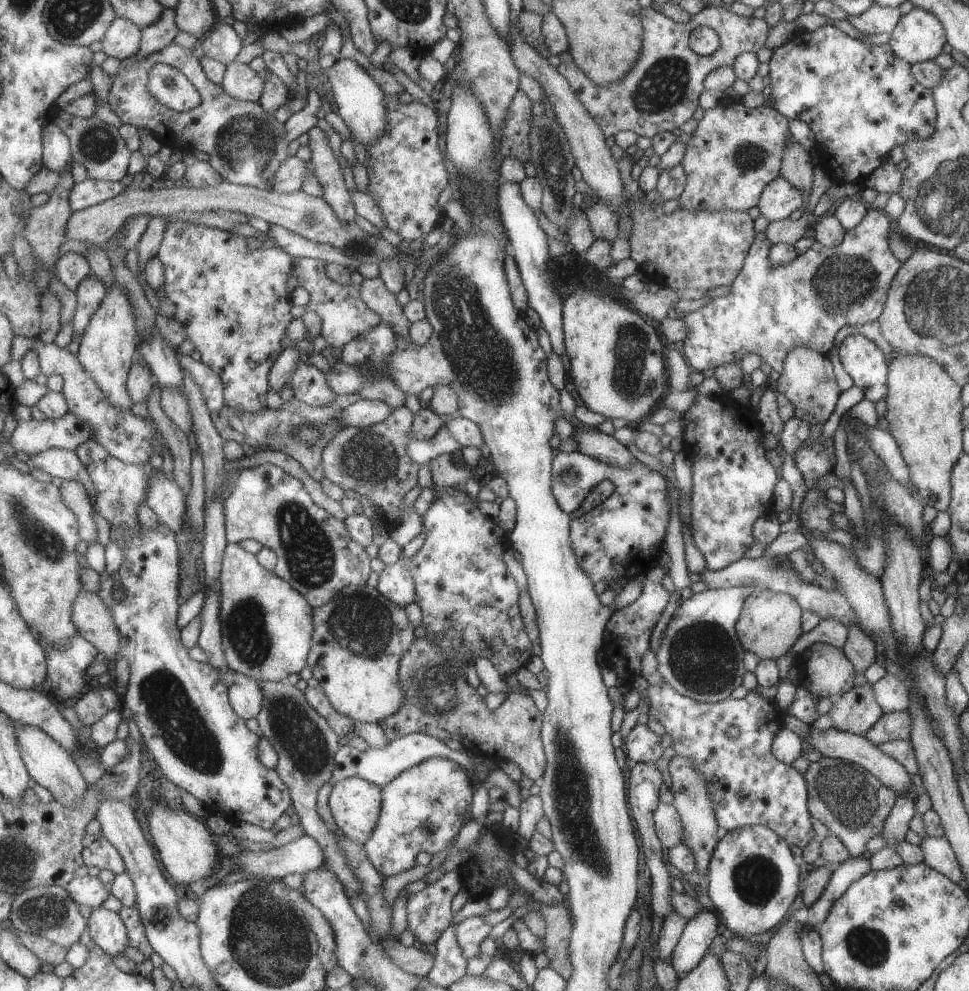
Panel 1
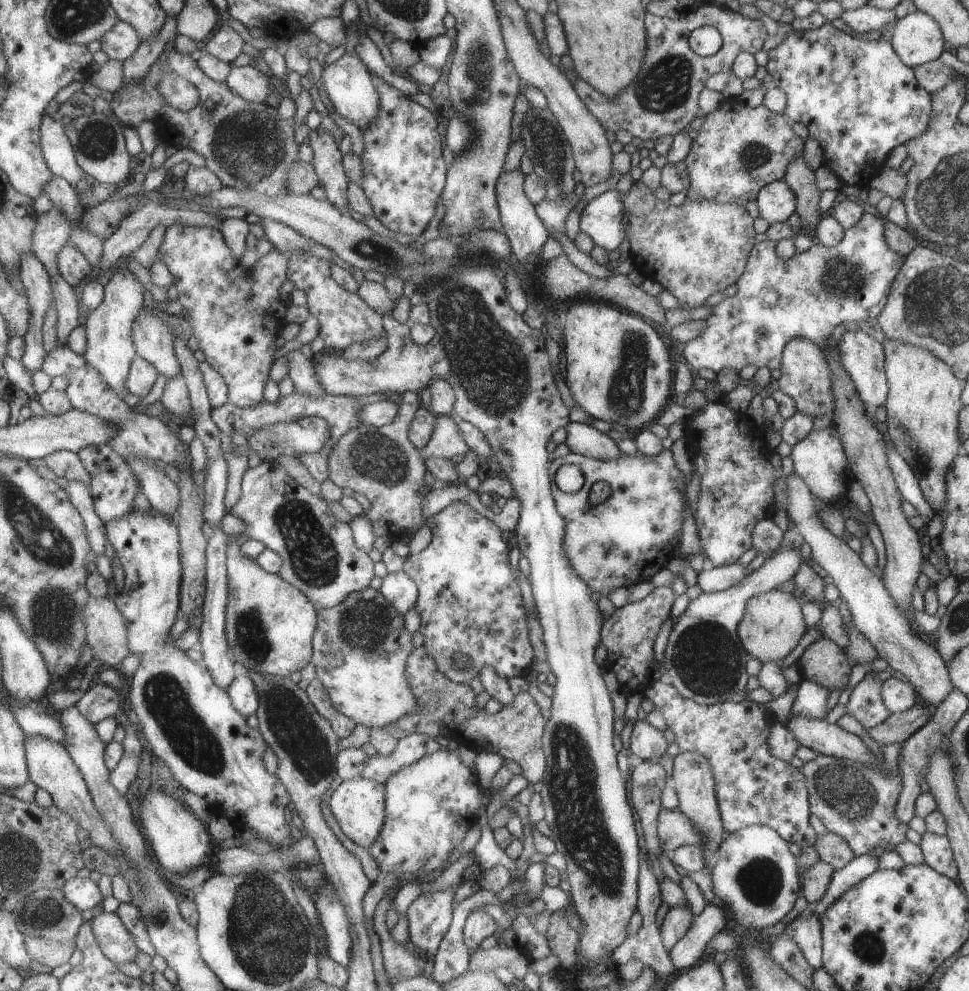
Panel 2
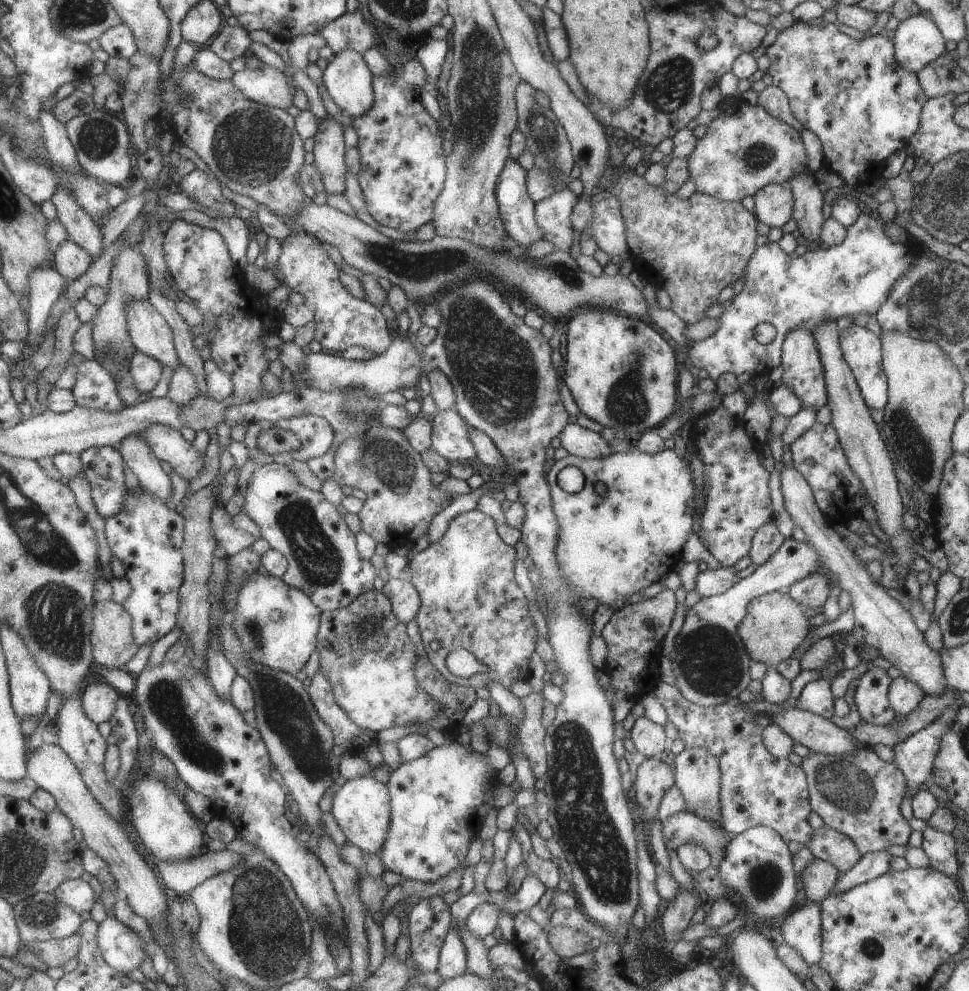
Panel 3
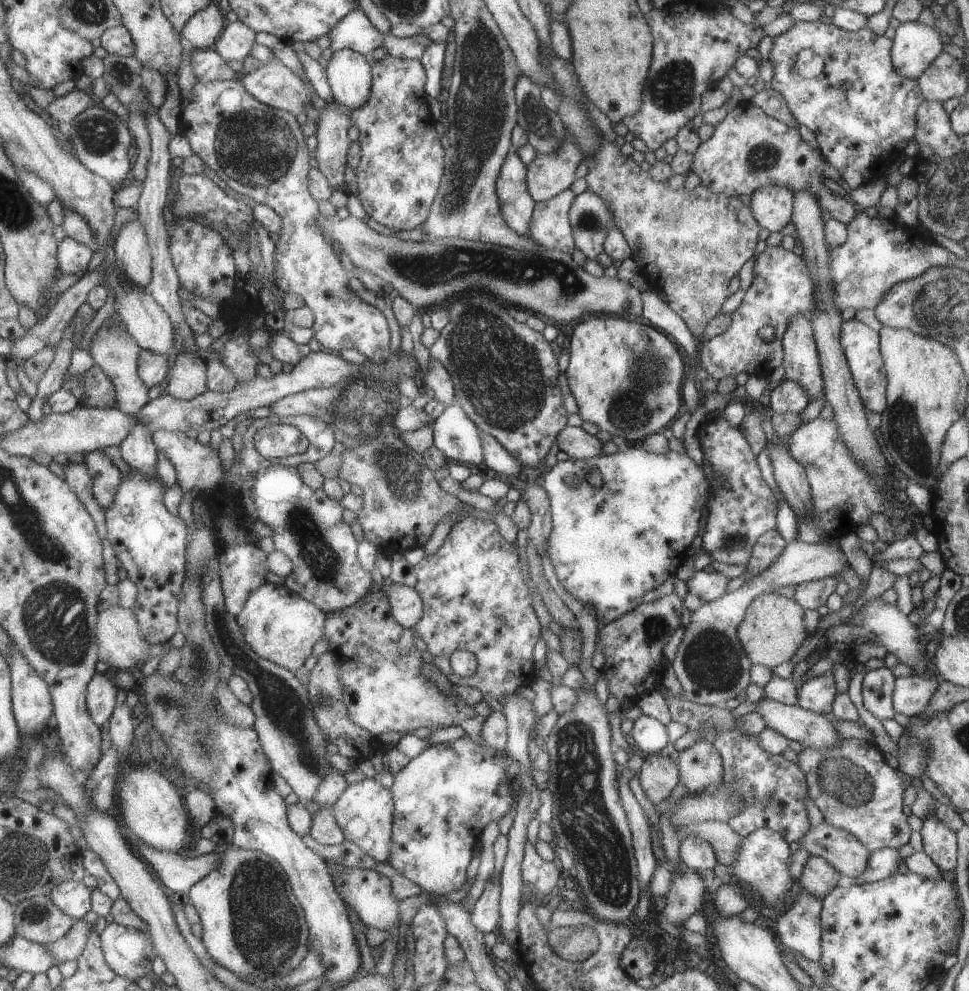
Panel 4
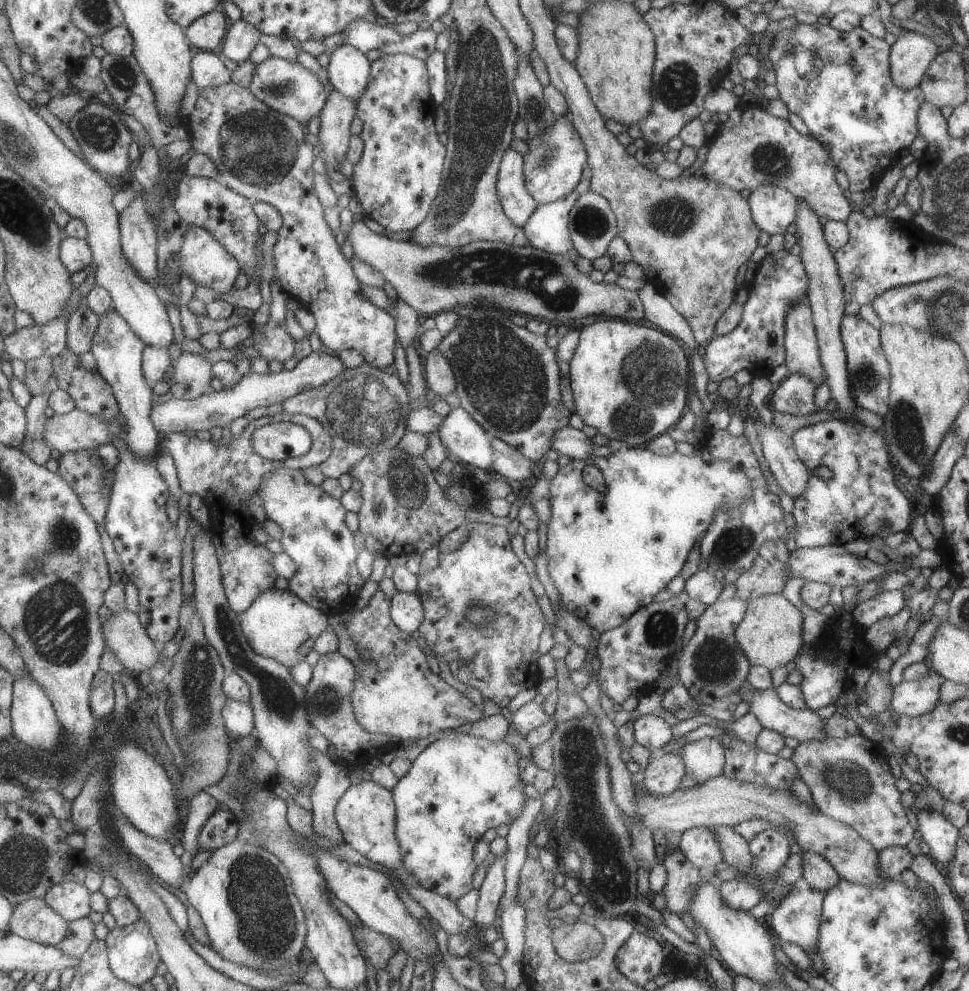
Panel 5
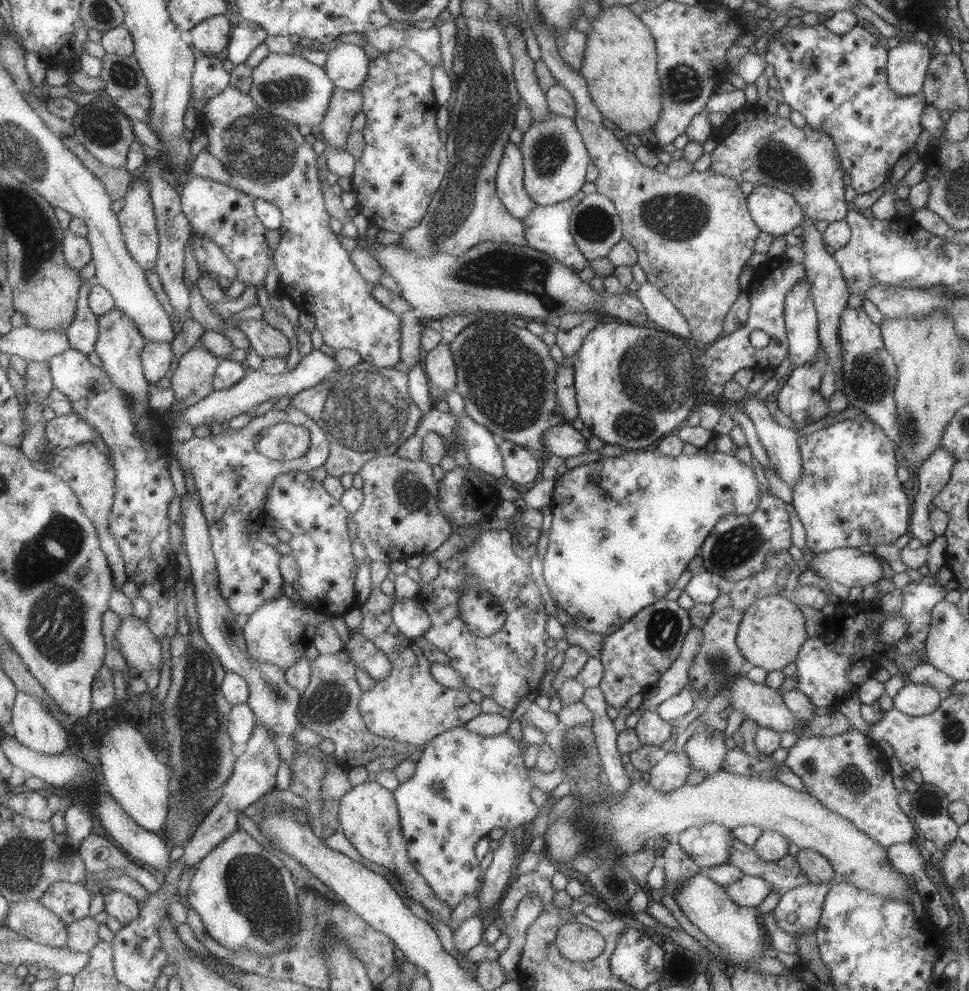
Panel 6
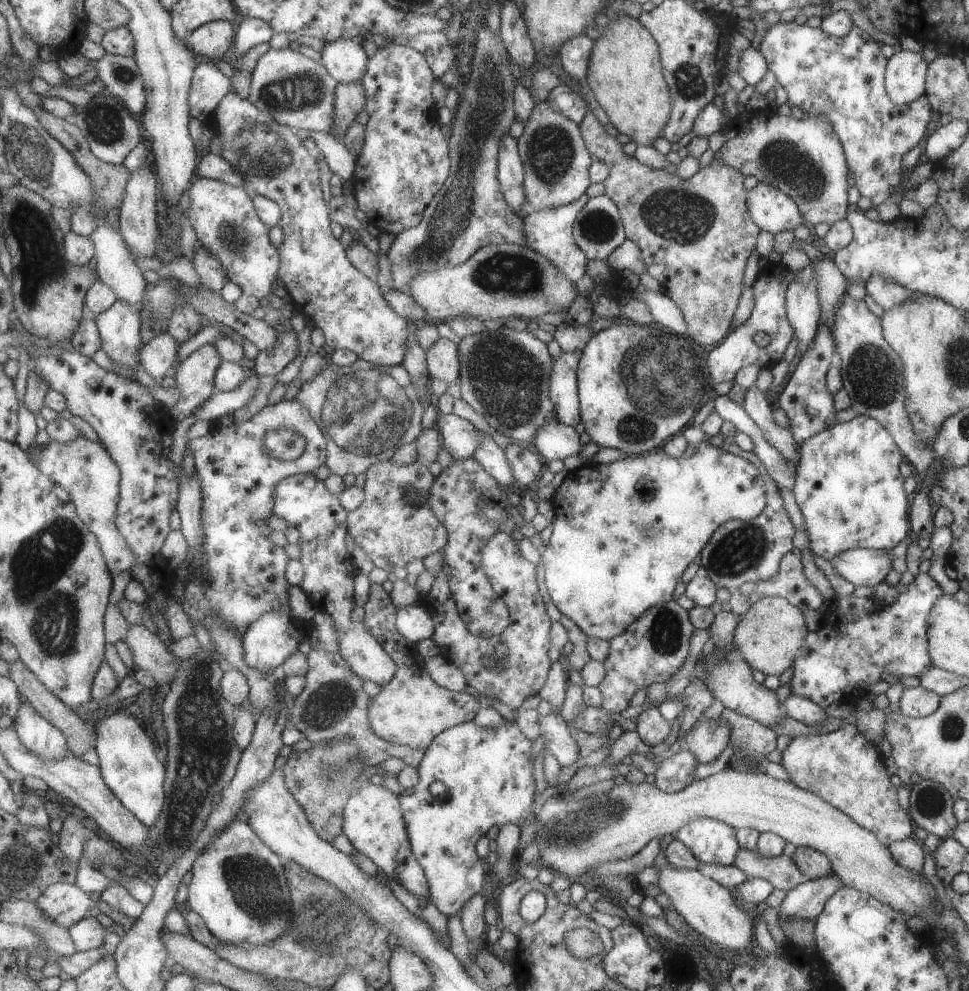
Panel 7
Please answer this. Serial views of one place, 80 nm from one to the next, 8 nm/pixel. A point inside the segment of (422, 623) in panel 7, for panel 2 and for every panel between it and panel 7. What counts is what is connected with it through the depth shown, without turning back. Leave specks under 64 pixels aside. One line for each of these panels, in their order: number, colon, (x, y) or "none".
2: (398, 588)
3: (404, 599)
4: (405, 604)
5: (406, 611)
6: (408, 616)

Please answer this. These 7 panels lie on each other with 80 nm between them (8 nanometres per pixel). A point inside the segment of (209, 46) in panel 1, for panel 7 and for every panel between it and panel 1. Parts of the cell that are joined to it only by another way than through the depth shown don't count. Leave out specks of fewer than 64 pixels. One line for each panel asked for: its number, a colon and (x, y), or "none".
2: (226, 44)
3: (232, 42)
4: (236, 43)
5: (243, 37)
6: (247, 35)
7: (252, 31)

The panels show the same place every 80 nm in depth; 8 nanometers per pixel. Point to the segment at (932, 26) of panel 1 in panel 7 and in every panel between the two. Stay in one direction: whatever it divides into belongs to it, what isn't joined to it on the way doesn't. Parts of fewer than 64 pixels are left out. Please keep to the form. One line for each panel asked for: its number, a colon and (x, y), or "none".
2: (916, 38)
3: (917, 41)
4: (914, 46)
5: (909, 56)
6: (906, 65)
7: (904, 77)

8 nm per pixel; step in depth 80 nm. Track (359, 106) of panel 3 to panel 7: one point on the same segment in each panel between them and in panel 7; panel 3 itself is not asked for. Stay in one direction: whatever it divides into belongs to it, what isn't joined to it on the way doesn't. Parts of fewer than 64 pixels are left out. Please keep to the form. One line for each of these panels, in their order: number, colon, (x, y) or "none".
4: (349, 75)
5: (348, 69)
6: (346, 64)
7: (345, 60)

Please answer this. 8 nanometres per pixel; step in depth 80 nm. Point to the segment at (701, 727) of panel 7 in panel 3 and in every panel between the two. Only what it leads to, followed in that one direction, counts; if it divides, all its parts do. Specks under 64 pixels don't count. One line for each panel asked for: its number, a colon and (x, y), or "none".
3: (696, 774)
4: (699, 766)
5: (704, 758)
6: (705, 750)

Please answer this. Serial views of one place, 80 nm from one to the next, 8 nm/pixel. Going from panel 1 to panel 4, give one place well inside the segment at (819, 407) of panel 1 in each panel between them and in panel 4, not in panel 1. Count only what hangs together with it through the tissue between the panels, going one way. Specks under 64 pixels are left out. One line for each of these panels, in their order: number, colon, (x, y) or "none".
2: (804, 376)
3: (802, 372)
4: (800, 362)

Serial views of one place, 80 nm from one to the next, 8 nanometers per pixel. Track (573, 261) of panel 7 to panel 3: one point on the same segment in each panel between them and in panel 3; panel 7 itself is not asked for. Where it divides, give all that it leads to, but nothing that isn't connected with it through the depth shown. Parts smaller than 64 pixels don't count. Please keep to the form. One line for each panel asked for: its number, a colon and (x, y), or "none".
3: (551, 214)
4: (549, 228)
5: (546, 228)
6: (546, 229)

